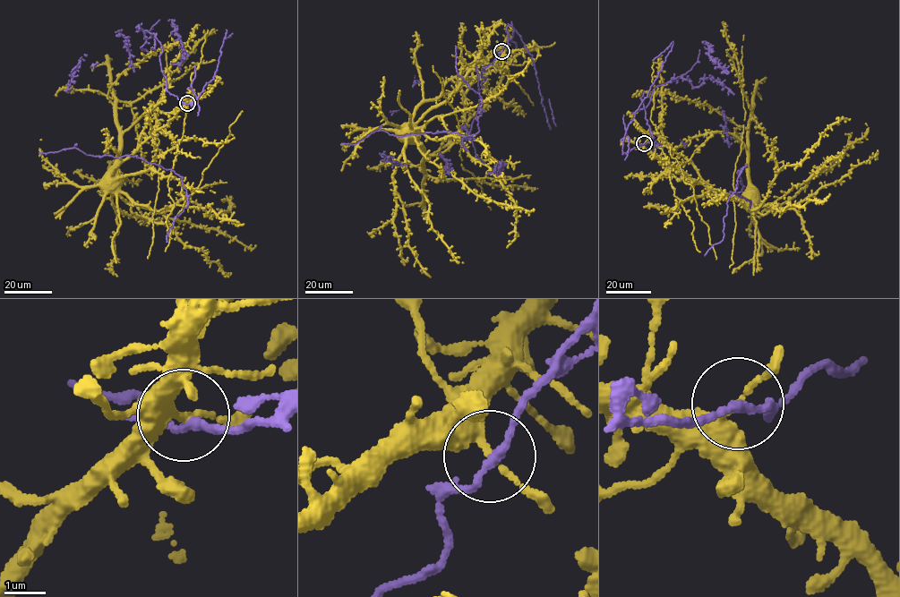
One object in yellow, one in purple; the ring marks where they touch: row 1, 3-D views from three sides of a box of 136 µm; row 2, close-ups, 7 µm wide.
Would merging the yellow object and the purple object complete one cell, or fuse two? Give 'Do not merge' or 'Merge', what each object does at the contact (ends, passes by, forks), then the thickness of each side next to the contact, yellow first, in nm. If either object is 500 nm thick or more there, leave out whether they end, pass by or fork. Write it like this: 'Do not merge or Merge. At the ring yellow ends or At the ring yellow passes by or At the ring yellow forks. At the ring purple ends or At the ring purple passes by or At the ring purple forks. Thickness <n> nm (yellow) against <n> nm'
Do not merge. At the ring yellow passes by. At the ring purple passes by. Thickness 240 nm (yellow) against 190 nm

